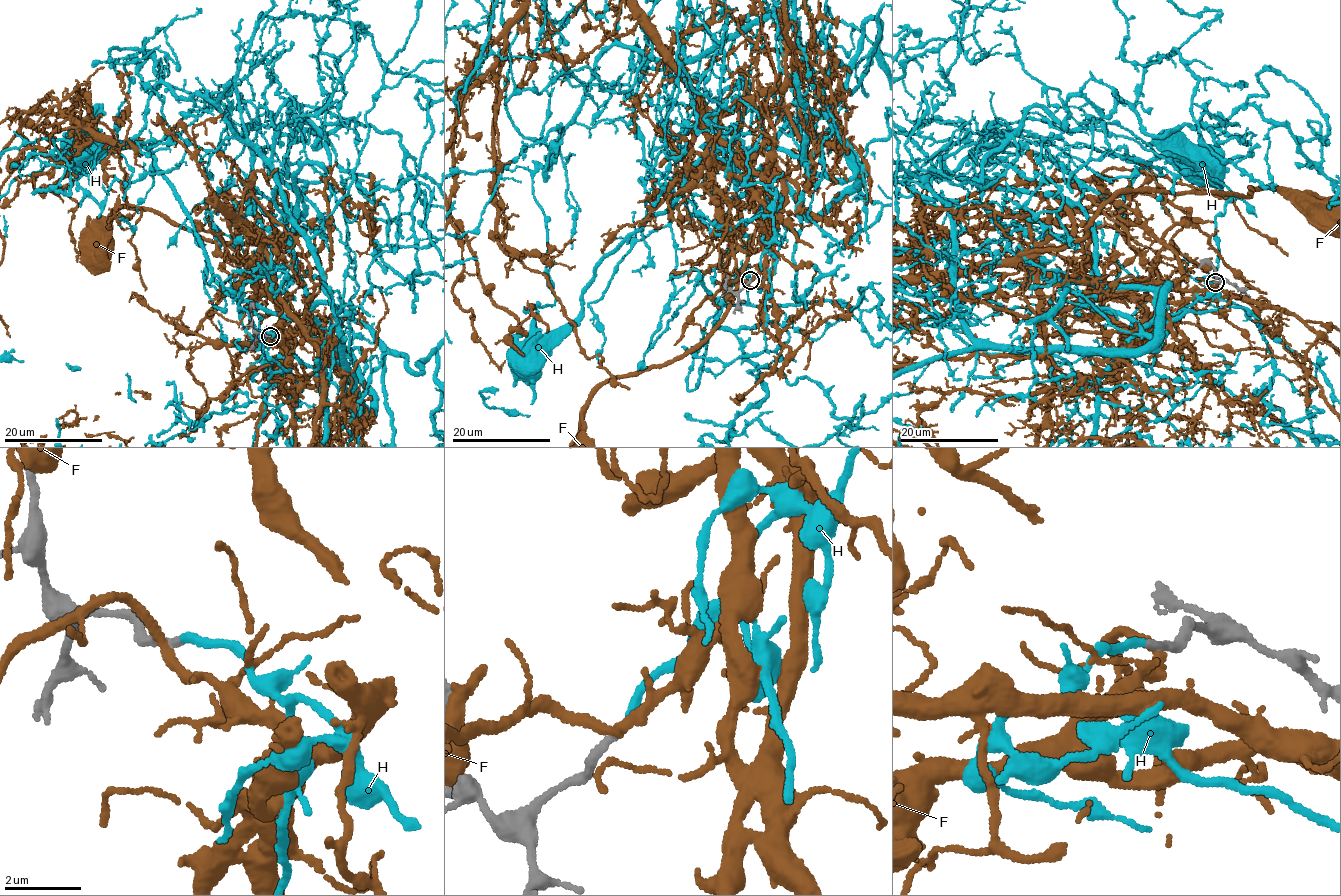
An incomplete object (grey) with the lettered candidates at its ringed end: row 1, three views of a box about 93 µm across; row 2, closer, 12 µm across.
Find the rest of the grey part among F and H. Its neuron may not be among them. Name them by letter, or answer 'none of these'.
H

